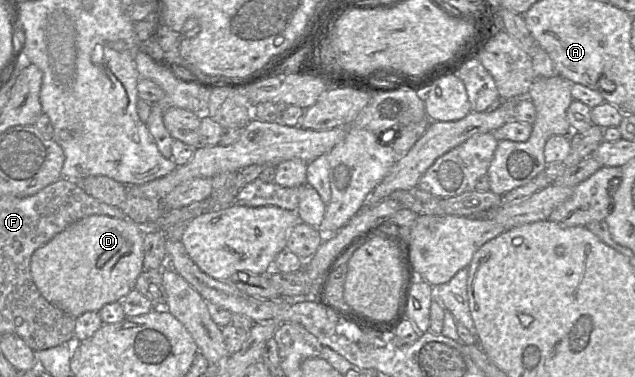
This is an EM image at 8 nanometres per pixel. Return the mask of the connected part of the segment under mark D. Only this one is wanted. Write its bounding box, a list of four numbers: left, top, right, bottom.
[32,217,143,319]

